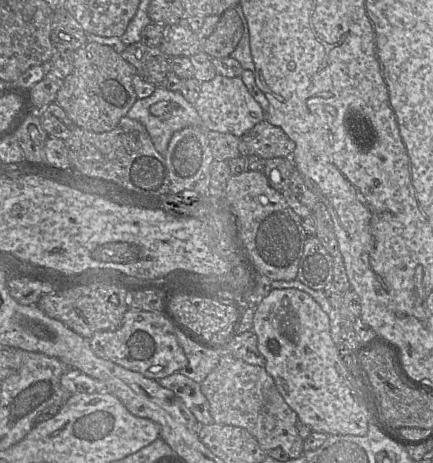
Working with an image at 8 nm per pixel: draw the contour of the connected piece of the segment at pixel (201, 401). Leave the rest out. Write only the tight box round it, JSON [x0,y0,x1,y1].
[158,372,214,425]

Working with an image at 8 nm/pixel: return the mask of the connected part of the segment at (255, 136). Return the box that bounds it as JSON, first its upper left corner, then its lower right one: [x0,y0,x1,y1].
[240,119,295,160]

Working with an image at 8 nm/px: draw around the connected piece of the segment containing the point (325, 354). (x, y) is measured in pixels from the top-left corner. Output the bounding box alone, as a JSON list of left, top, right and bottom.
[252,288,371,435]

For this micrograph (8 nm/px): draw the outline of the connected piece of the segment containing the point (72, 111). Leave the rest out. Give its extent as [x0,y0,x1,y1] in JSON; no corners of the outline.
[55,42,138,133]

